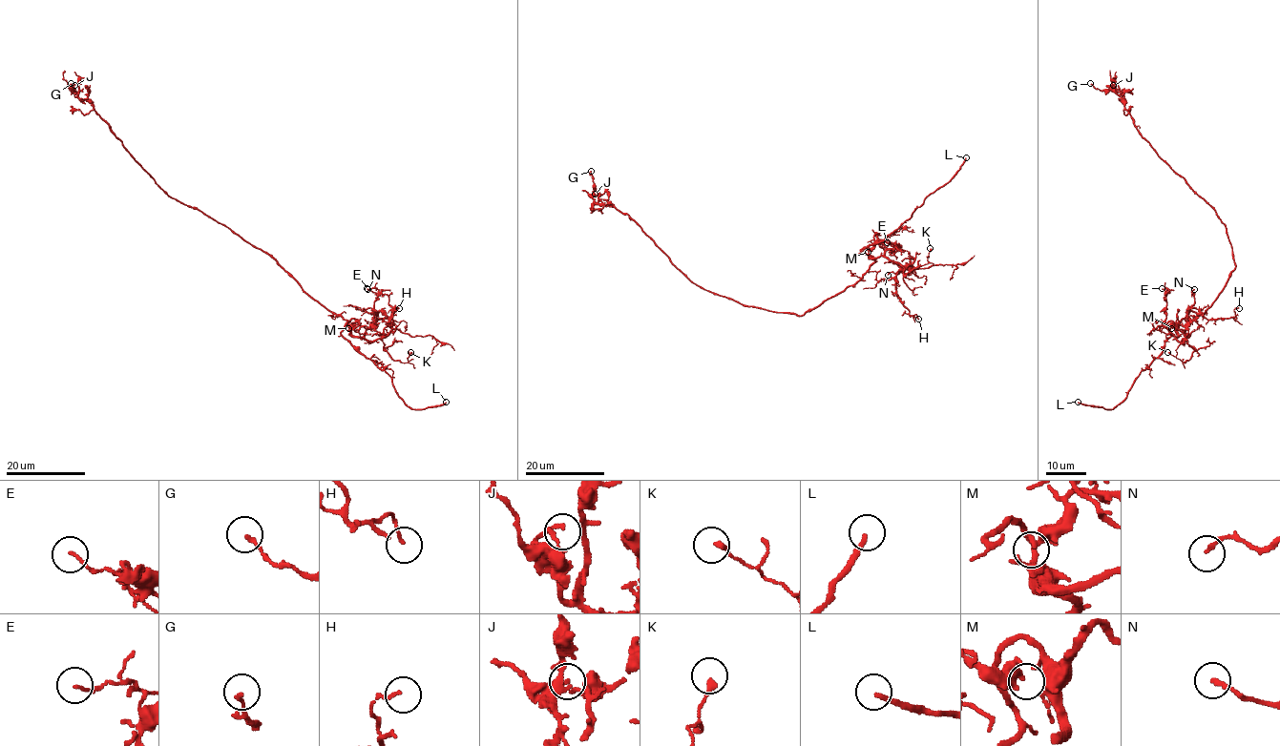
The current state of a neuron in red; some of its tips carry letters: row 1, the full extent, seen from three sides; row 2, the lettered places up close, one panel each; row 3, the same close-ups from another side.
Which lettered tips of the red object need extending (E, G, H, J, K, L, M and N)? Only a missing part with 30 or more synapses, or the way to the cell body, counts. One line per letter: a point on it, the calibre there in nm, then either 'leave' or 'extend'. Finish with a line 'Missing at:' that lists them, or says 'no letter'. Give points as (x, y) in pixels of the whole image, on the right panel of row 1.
E: (1162, 288) | 120 nm | leave
G: (1090, 83) | 150 nm | leave
H: (1239, 308) | 110 nm | leave
J: (1113, 85) | 140 nm | leave
K: (1167, 352) | 220 nm | leave
L: (1078, 402) | 190 nm | extend
M: (1171, 328) | 220 nm | leave
N: (1194, 289) | 180 nm | leave
Missing at: L

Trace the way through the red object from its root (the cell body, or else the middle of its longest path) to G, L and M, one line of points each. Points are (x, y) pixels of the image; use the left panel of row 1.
G: (273, 259), (200, 211), (171, 198), (130, 155), (94, 107), (73, 92), (71, 83)
L: (273, 259), (328, 310), (355, 320), (346, 323), (342, 336), (391, 378), (408, 405), (426, 409), (446, 402)
M: (273, 259), (328, 310), (348, 321), (353, 318), (353, 336), (362, 337), (366, 331), (358, 324), (348, 328)

